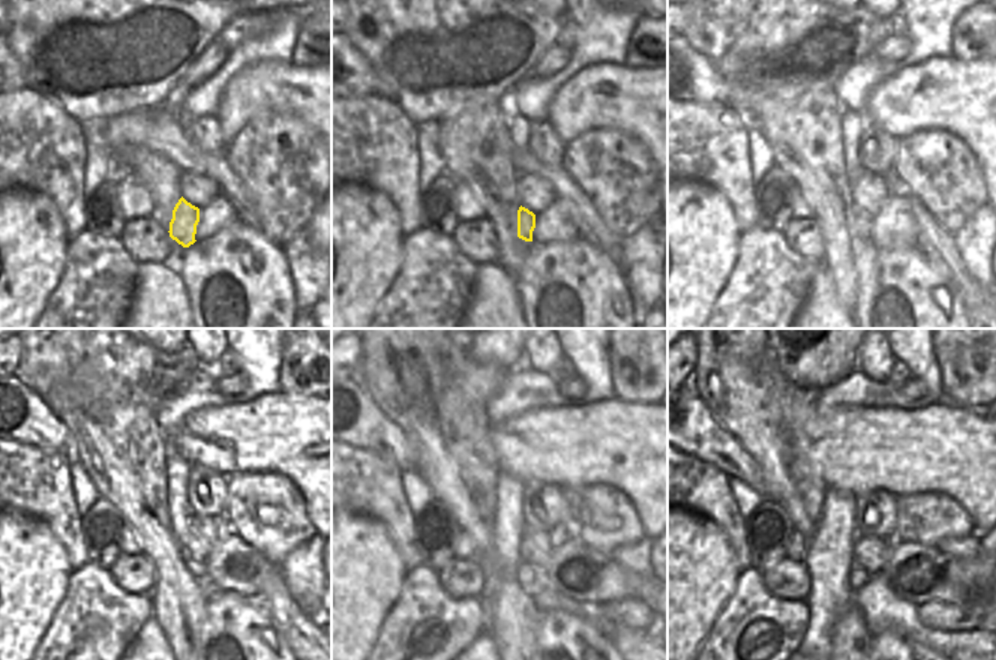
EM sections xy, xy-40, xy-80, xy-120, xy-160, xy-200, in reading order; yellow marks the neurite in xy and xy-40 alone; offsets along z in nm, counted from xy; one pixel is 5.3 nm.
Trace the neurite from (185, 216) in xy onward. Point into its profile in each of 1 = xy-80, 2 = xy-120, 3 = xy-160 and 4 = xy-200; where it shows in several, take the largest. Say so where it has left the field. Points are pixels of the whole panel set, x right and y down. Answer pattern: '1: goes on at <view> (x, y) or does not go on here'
1: goes on at xy-80 (861, 222)
2: goes on at xy-120 (195, 569)
3: goes on at xy-160 (527, 576)
4: goes on at xy-200 (857, 578)

